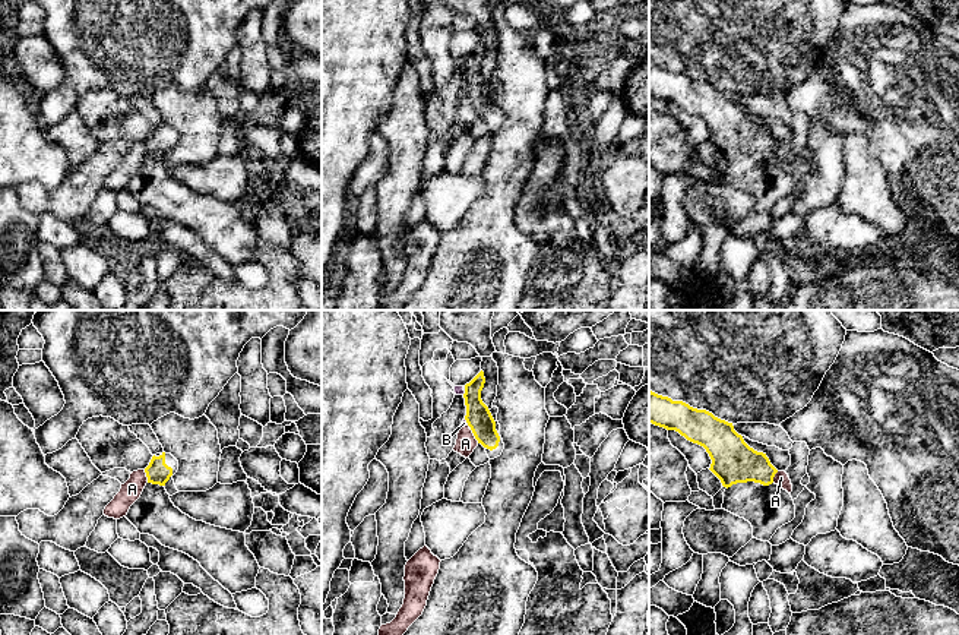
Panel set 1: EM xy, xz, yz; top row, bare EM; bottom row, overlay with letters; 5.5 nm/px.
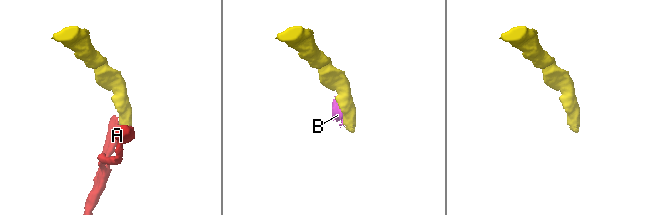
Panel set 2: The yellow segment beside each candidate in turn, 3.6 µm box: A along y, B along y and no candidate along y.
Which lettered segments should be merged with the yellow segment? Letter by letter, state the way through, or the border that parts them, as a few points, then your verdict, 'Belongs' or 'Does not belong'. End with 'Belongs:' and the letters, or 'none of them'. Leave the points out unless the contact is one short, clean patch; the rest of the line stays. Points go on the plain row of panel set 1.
A: Boundary: xz (469, 101), (478, 114). Does not belong
B: Boundary: xz (464, 91), (468, 97). Does not belong
Belongs: none of them

